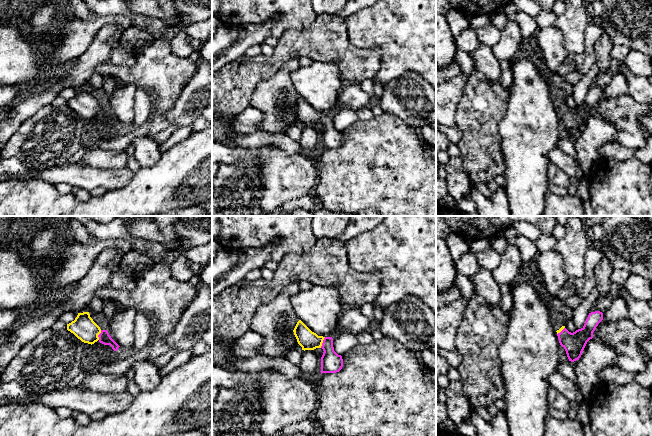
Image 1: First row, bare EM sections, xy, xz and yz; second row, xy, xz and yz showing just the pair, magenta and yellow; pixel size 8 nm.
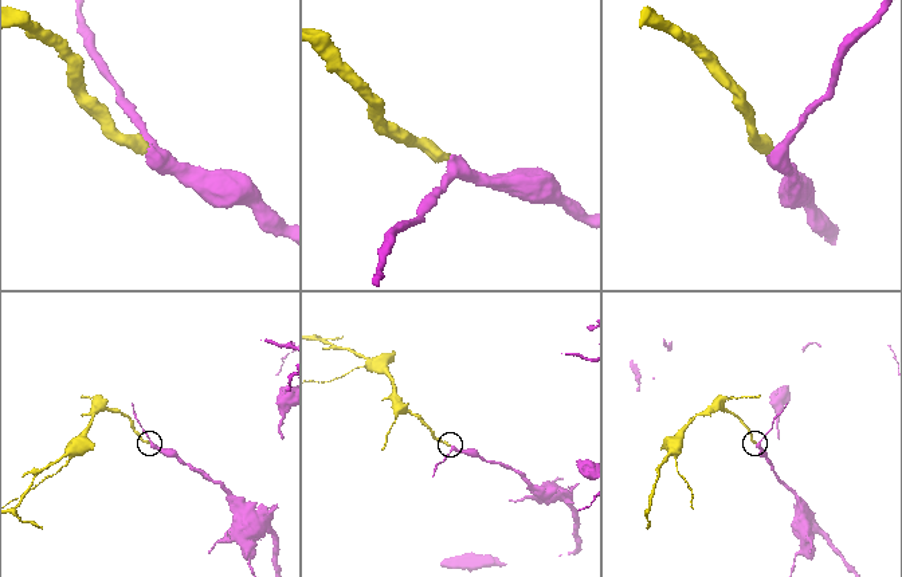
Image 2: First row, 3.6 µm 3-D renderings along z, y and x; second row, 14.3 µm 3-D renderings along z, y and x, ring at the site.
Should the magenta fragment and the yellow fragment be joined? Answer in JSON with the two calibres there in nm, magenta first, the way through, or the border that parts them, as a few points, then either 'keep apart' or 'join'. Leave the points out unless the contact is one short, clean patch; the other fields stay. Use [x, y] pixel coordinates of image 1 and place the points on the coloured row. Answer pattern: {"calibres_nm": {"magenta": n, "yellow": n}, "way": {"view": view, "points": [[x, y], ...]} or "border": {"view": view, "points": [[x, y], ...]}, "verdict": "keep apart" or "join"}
{"calibres_nm": {"magenta": 170, "yellow": 160}, "way": {"view": "xz", "points": [[331, 362], [329, 350], [323, 342], [308, 340]]}, "verdict": "join"}

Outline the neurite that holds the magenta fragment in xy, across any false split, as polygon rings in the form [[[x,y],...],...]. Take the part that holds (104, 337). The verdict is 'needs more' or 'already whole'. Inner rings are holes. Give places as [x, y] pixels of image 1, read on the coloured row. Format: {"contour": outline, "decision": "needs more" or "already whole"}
{"contour": [[[89,312],[78,313],[75,320],[67,324],[67,330],[84,343],[92,345],[99,341],[104,345],[110,345],[114,351],[117,351],[120,347],[111,338],[107,330],[100,329],[90,317]]], "decision": "needs more"}

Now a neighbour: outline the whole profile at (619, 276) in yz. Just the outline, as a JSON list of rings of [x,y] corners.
[[[615,268],[611,275],[611,283],[625,285],[626,281],[632,273],[628,270]]]

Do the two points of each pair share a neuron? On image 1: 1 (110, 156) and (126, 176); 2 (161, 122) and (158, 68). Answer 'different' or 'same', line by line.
1: different
2: same

